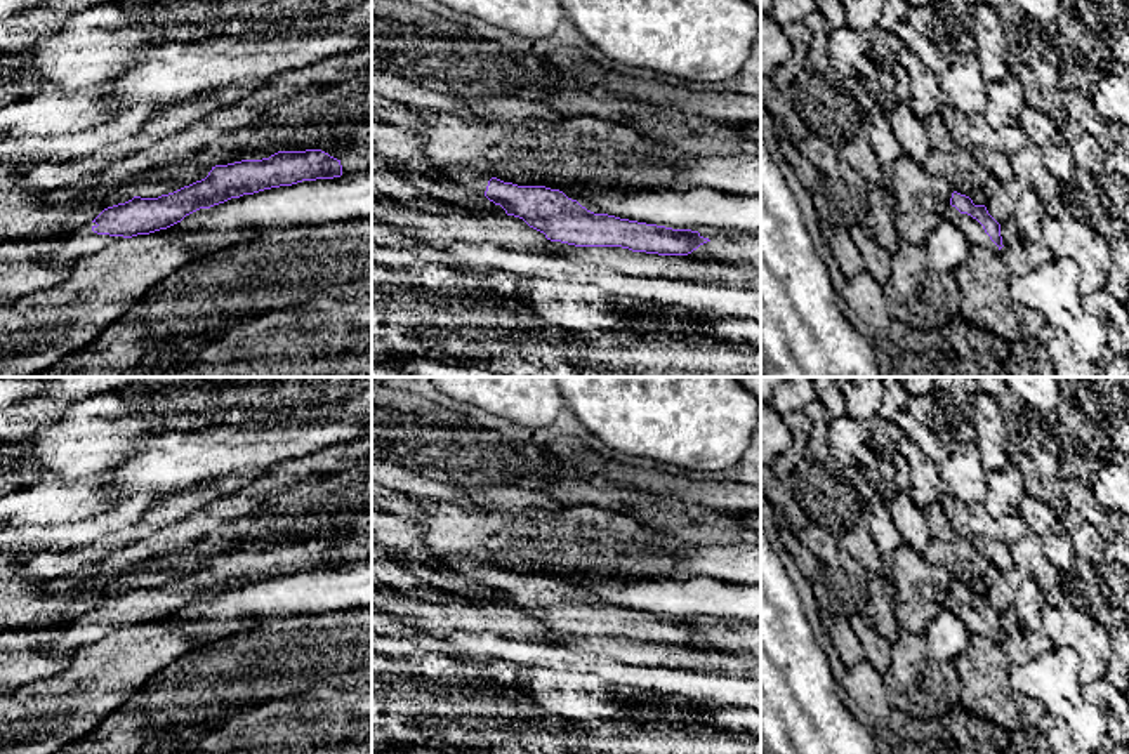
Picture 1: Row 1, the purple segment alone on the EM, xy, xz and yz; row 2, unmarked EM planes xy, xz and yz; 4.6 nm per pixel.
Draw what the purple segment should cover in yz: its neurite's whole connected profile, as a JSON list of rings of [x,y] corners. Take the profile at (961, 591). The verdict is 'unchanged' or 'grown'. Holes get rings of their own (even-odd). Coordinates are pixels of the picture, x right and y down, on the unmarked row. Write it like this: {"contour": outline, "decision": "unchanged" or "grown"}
{"contour": [[[952,582],[945,608],[957,615],[973,636],[983,636],[994,641],[1004,636],[1000,613],[988,603],[985,594],[974,594],[966,584]]], "decision": "grown"}

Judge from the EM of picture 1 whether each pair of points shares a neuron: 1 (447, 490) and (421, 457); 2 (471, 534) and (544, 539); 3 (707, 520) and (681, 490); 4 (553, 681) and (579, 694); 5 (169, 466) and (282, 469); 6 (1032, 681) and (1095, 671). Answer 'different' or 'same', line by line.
1: different
2: same
3: different
4: same
5: different
6: different

